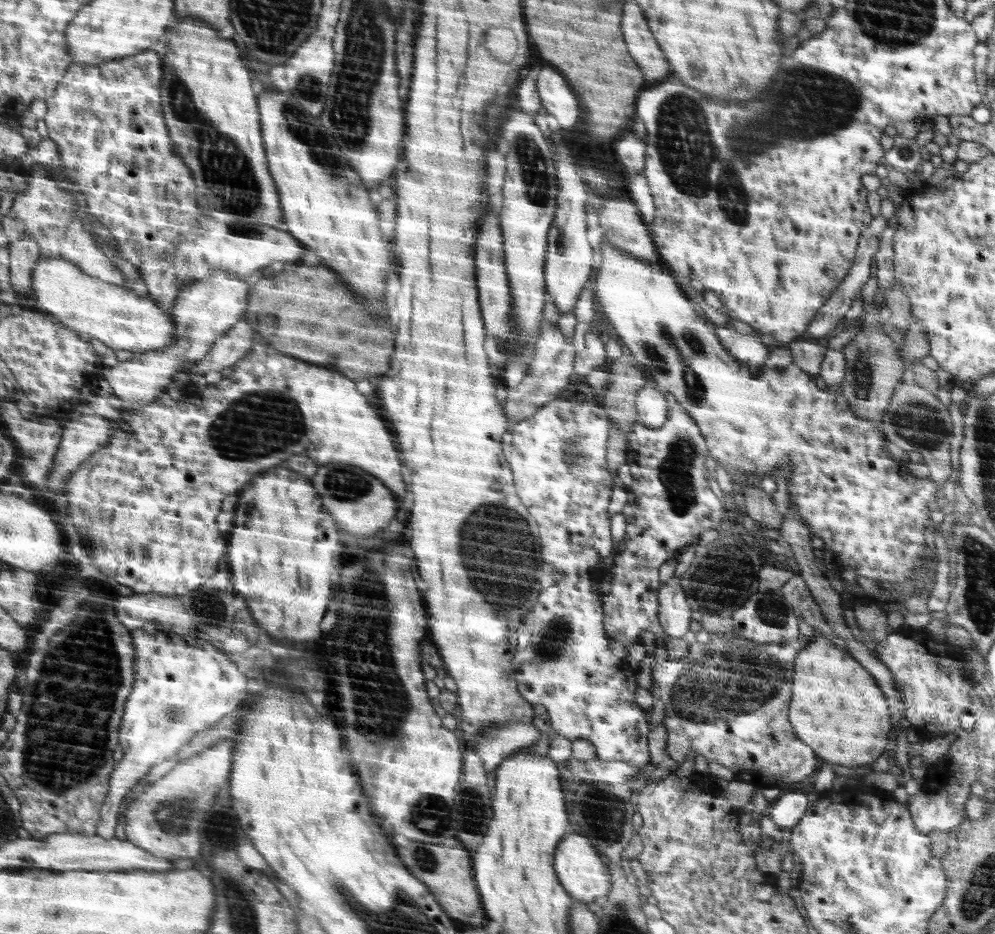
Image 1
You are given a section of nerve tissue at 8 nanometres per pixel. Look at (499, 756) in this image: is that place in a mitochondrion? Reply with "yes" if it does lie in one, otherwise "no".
no

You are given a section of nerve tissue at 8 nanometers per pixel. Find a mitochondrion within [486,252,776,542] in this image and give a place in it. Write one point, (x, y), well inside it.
(676, 472)

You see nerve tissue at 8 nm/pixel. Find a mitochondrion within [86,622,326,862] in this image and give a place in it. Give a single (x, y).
(177, 815)

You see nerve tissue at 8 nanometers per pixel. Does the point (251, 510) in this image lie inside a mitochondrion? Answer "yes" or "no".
yes

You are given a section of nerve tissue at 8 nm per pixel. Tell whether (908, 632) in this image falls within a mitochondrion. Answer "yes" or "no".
no

